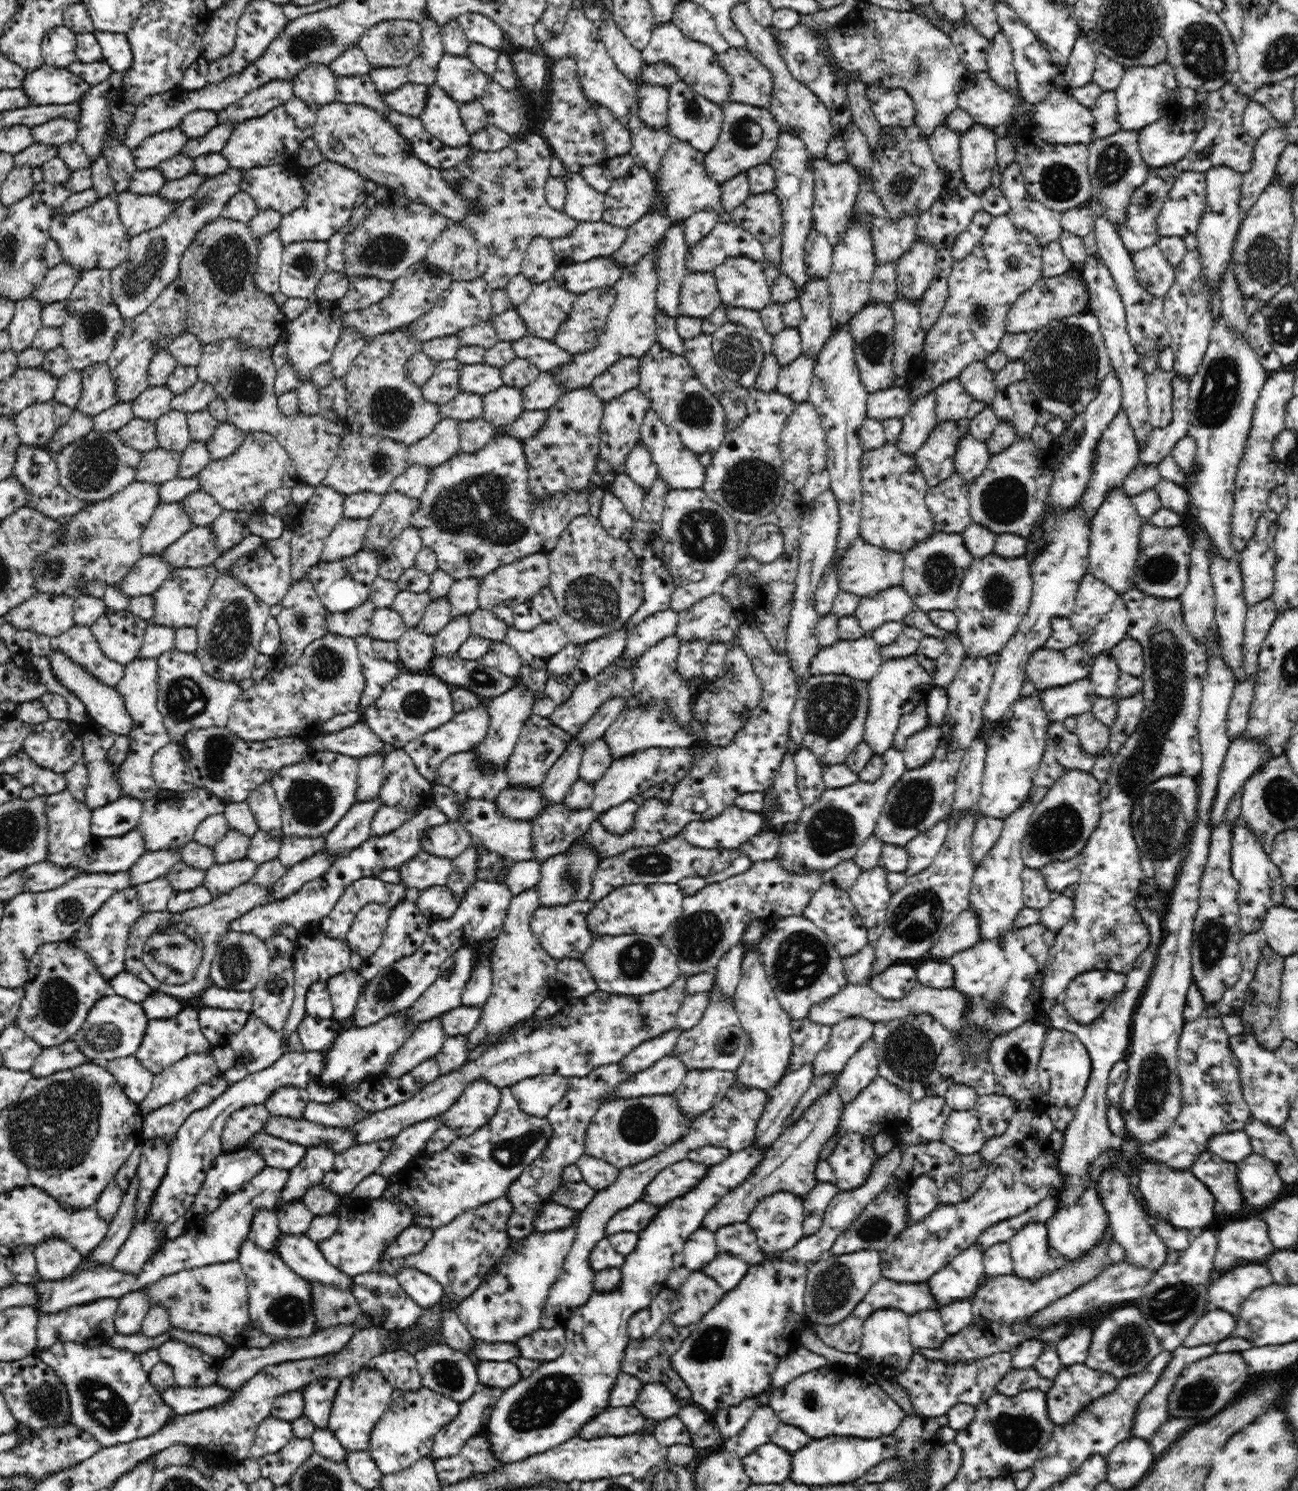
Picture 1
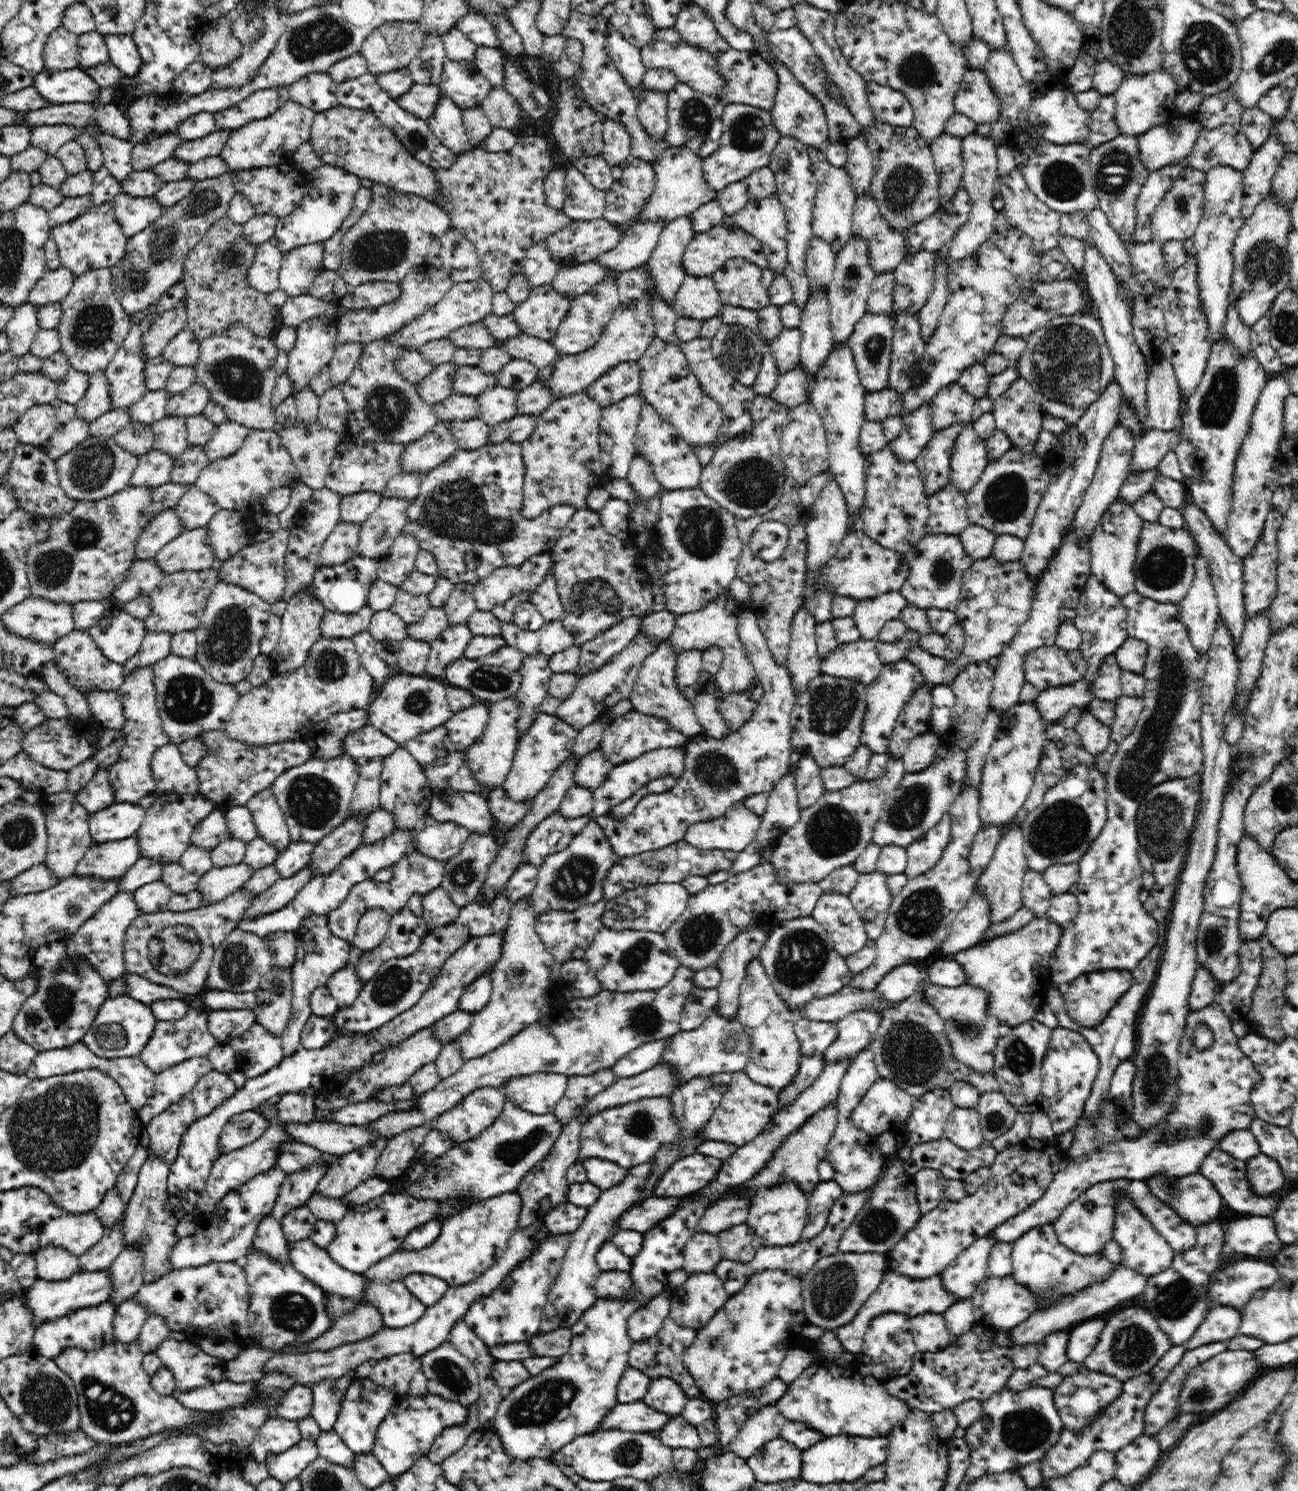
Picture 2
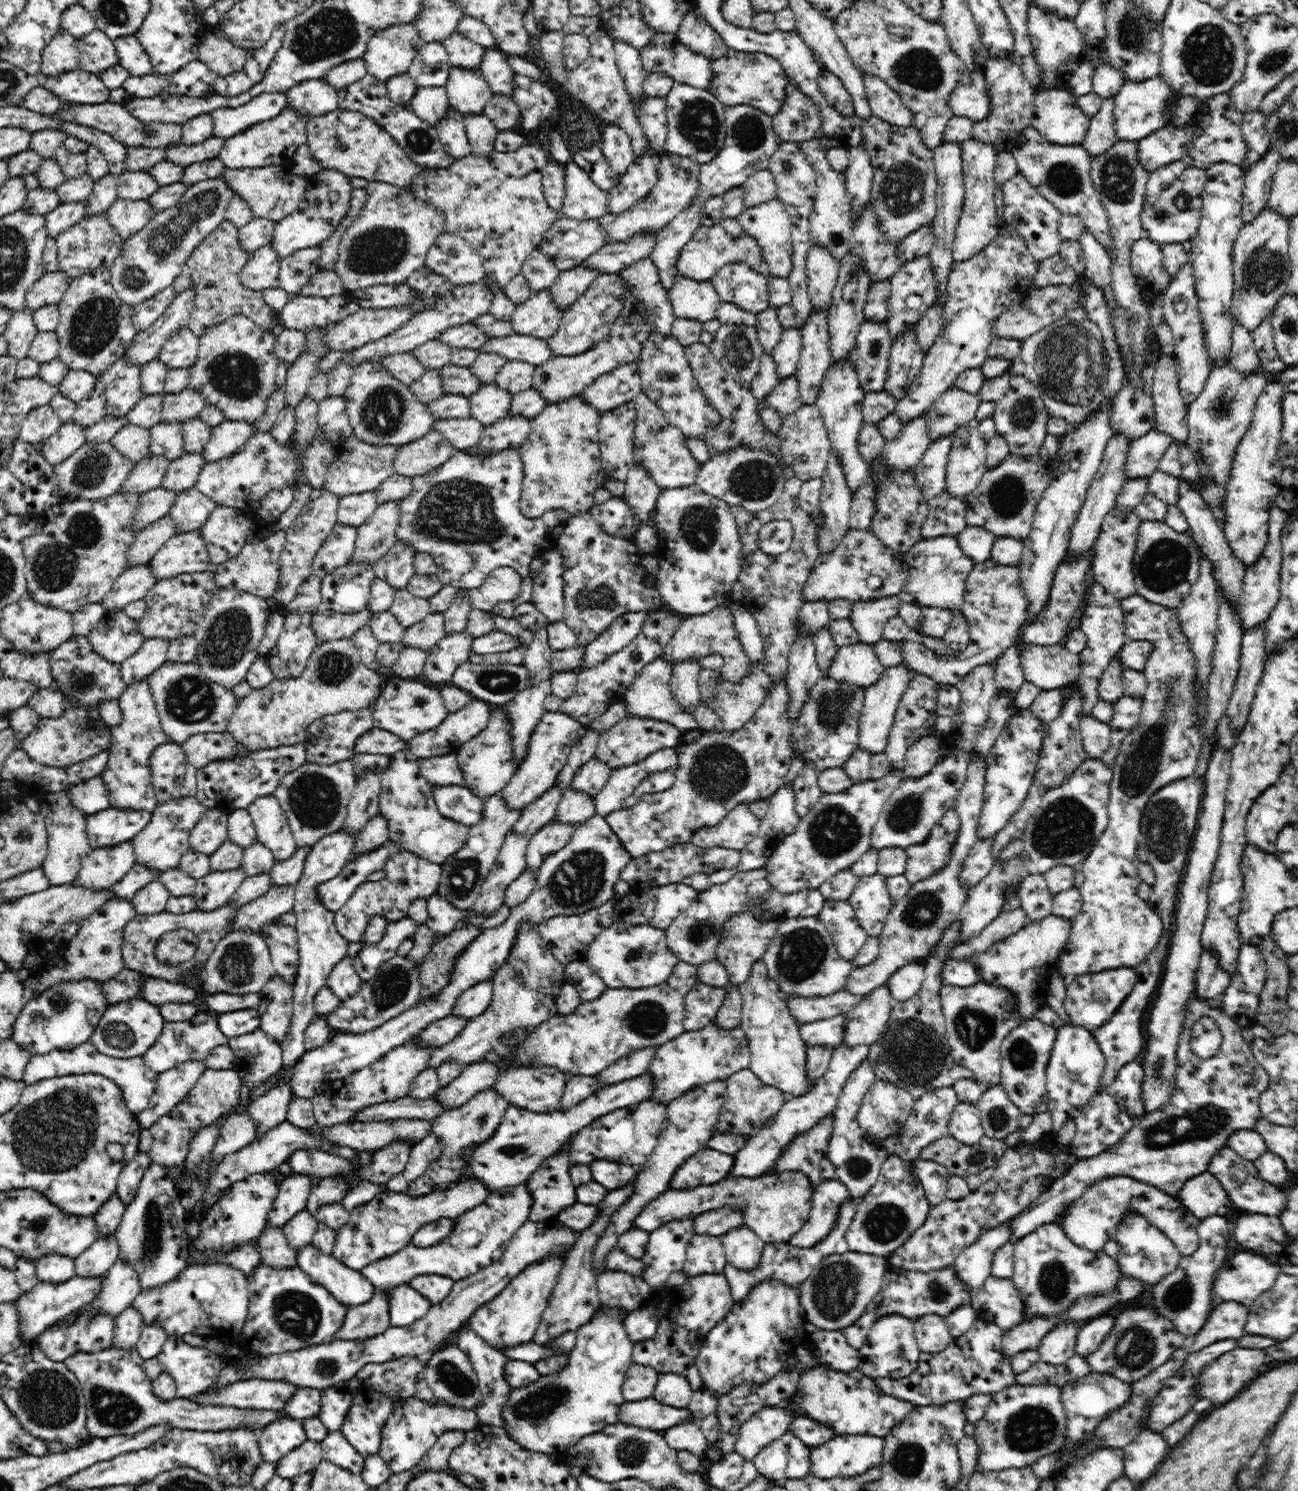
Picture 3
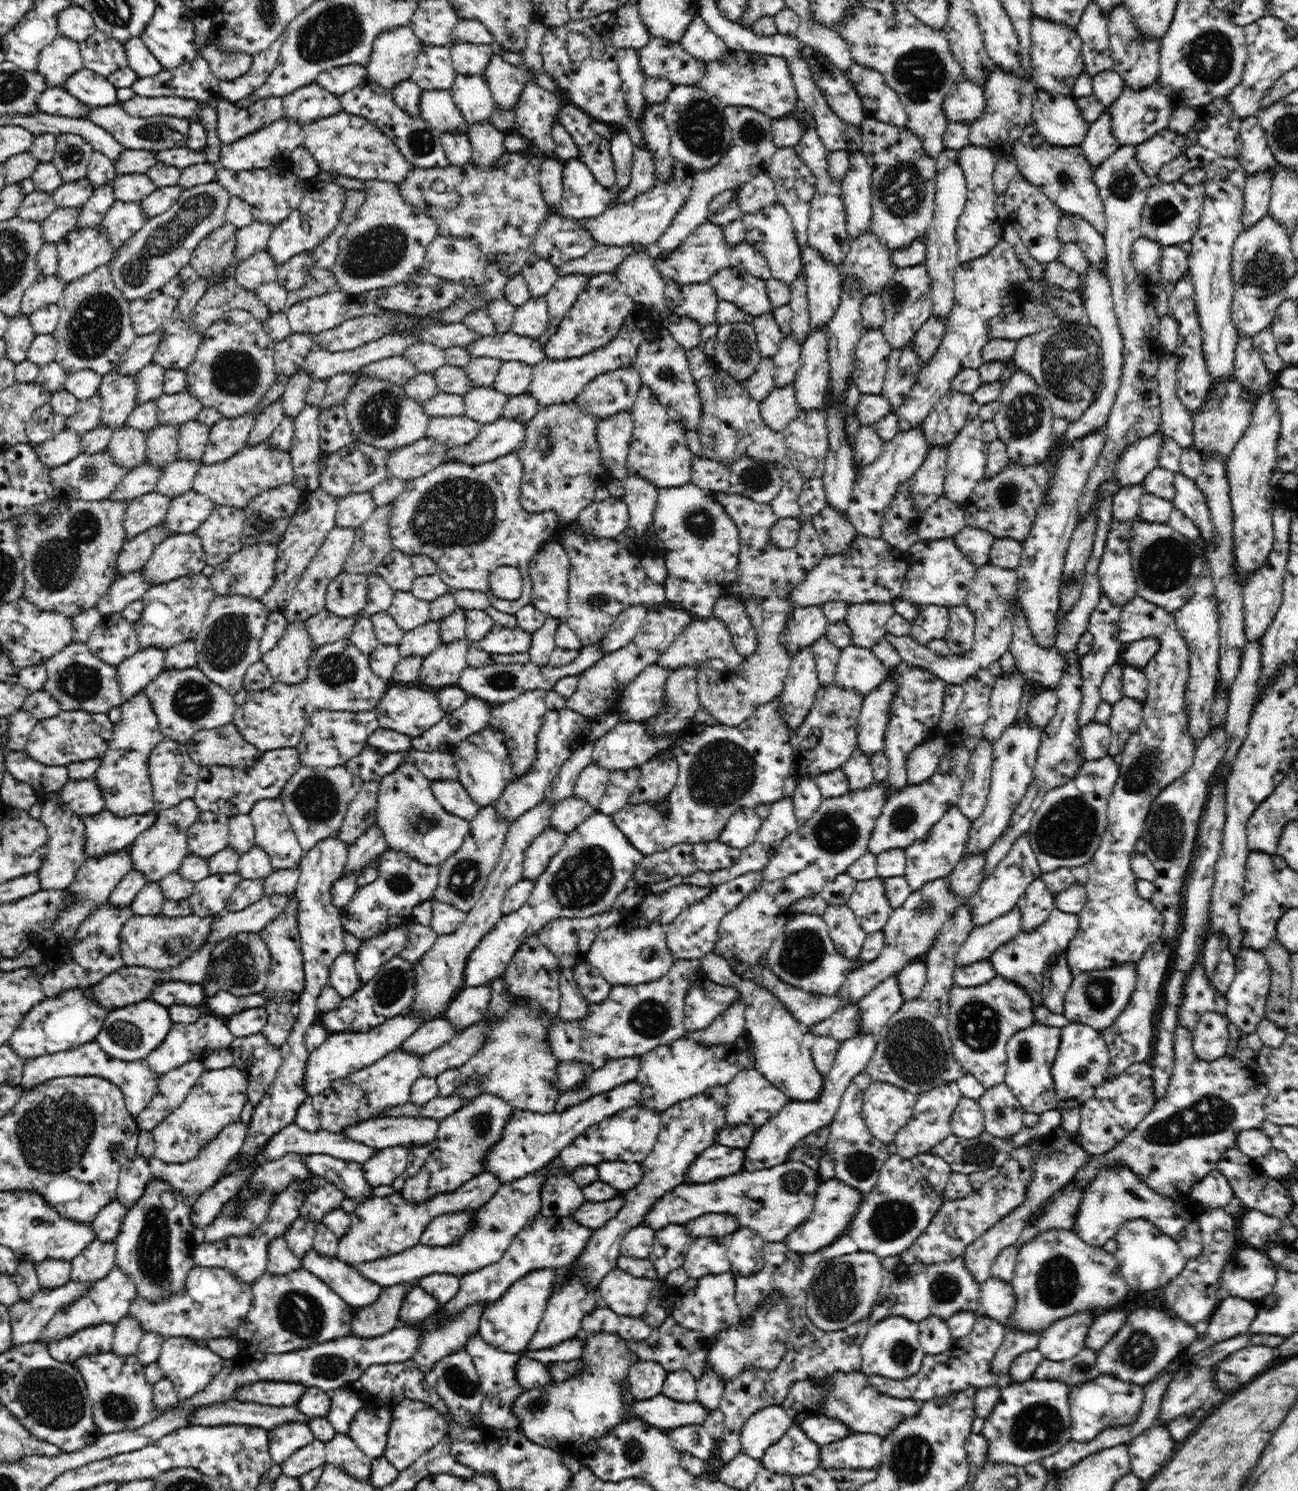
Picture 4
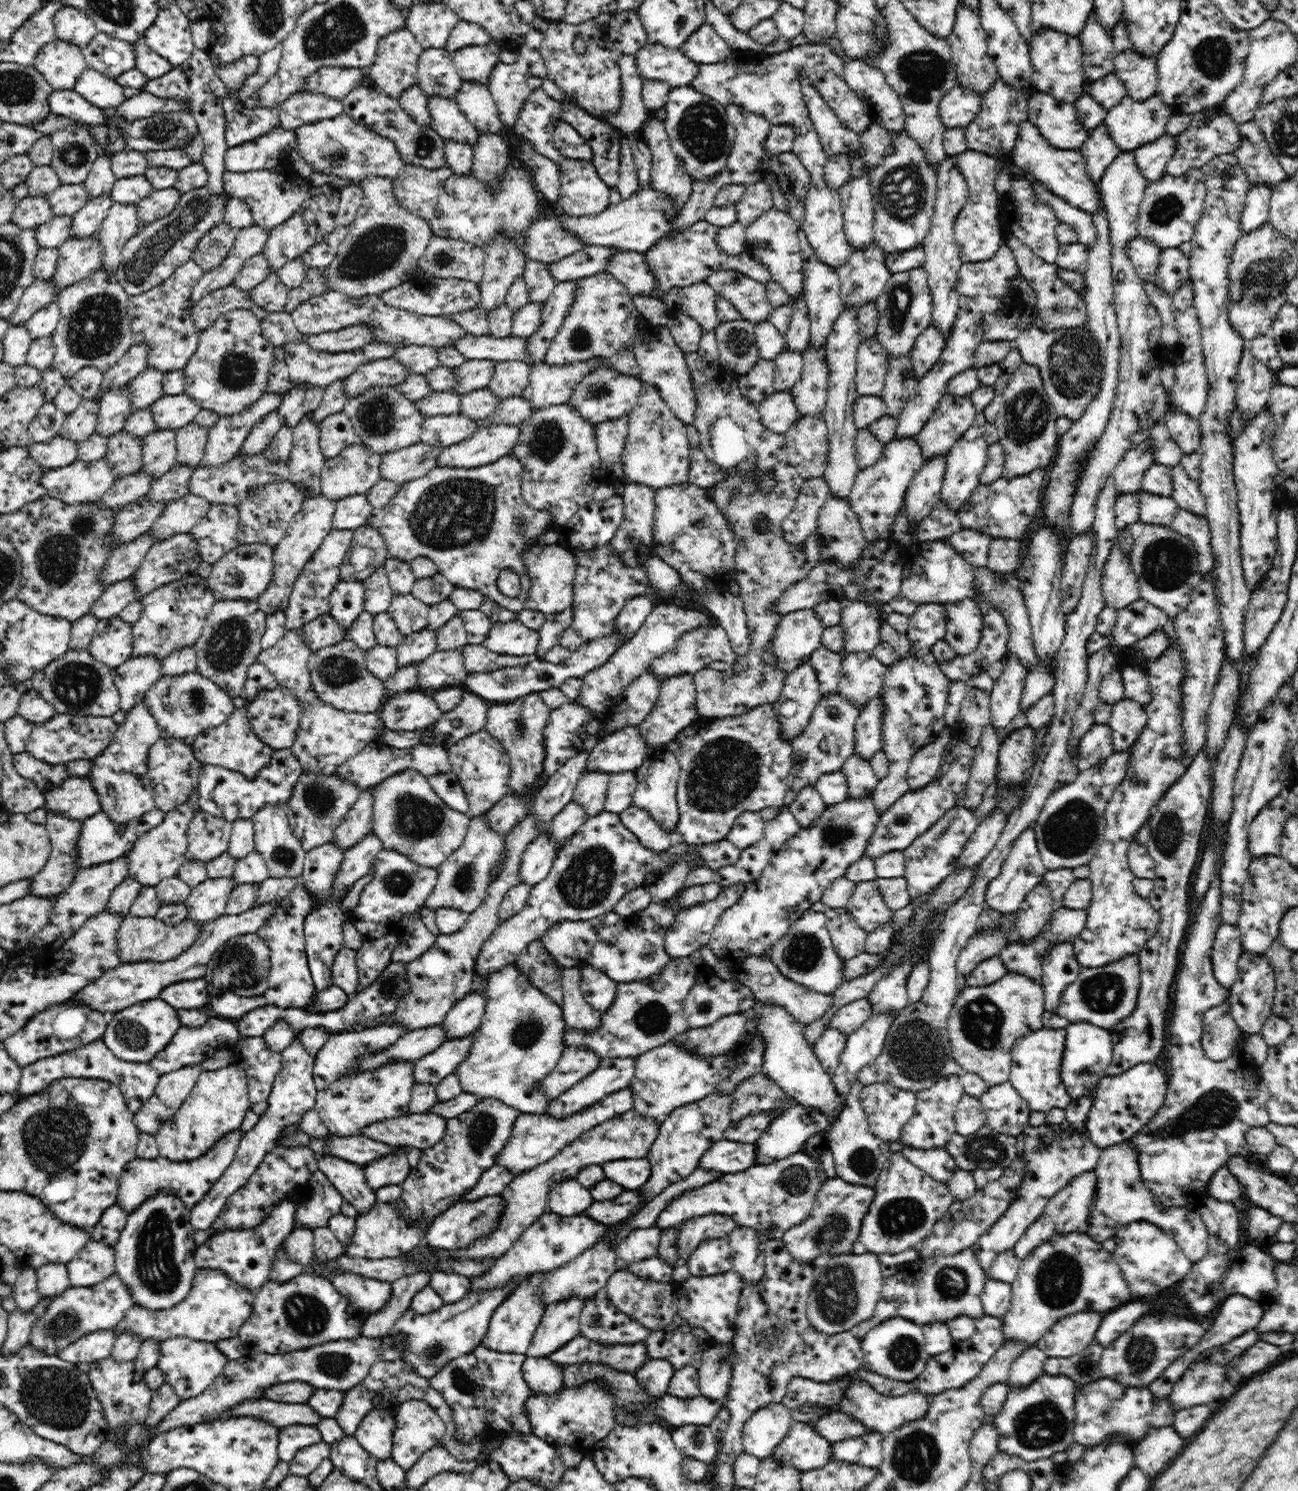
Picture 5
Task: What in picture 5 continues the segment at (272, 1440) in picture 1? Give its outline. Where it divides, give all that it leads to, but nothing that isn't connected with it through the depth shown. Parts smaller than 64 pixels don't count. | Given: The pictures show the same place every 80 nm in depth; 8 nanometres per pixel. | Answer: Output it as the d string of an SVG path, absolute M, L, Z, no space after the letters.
M292 1424L278 1430L278 1460L289 1462L294 1454L311 1444L322 1442L322 1435L314 1425Z

